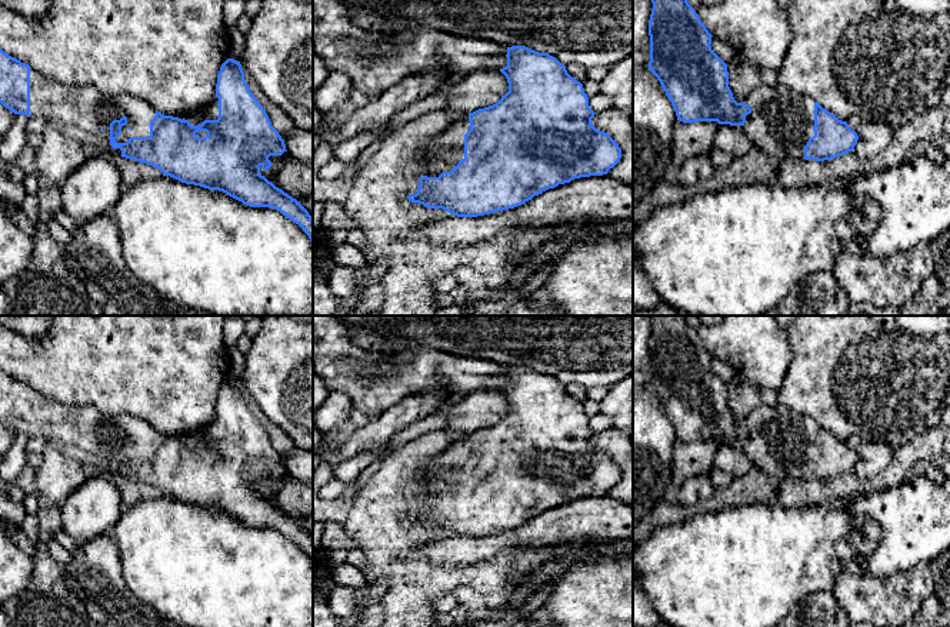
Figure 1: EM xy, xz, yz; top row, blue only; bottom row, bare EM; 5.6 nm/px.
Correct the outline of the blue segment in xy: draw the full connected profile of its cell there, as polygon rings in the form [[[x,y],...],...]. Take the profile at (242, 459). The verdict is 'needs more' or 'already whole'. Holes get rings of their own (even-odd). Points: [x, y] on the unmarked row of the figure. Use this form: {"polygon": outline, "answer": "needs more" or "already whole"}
{"polygon": [[[0,368],[0,423],[14,434],[41,437],[46,446],[67,457],[97,467],[109,477],[121,476],[159,488],[181,503],[219,510],[250,527],[276,528],[299,544],[313,564],[313,537],[291,516],[269,501],[260,490],[273,486],[270,476],[281,476],[284,460],[251,414],[240,381],[227,378],[217,394],[213,420],[184,436],[157,431],[147,421],[104,416],[93,407],[64,406]]], "answer": "needs more"}

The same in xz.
{"polygon": [[[526,366],[507,367],[506,377],[507,386],[500,391],[507,398],[509,411],[496,424],[469,433],[421,464],[419,508],[407,510],[409,521],[443,528],[457,537],[477,537],[514,528],[574,498],[607,494],[620,481],[621,468],[591,444],[596,433],[589,426],[583,404],[567,393],[564,384]]], "answer": "needs more"}

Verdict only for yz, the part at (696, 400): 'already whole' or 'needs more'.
needs more

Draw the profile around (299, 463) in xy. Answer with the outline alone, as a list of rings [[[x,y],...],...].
[[[296,446],[291,447],[289,456],[284,460],[286,470],[296,476],[306,484],[313,486],[313,453],[301,450]]]

